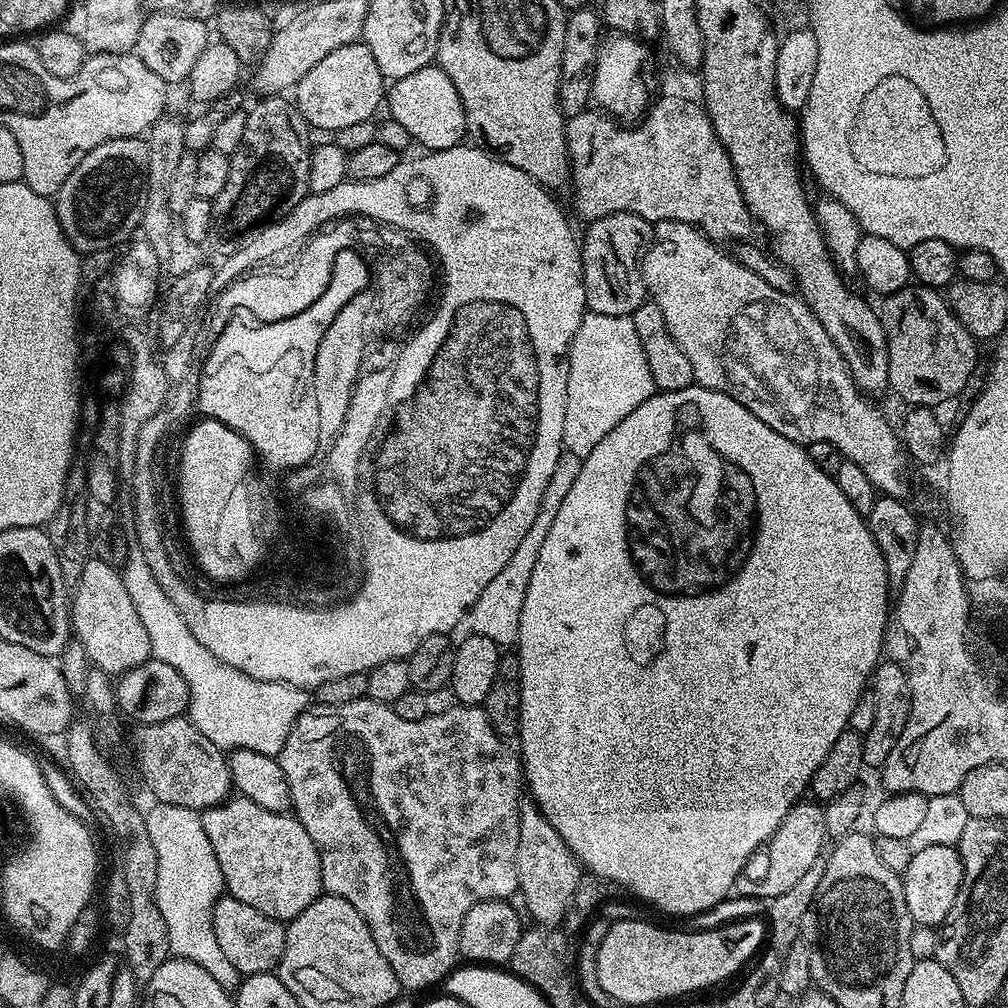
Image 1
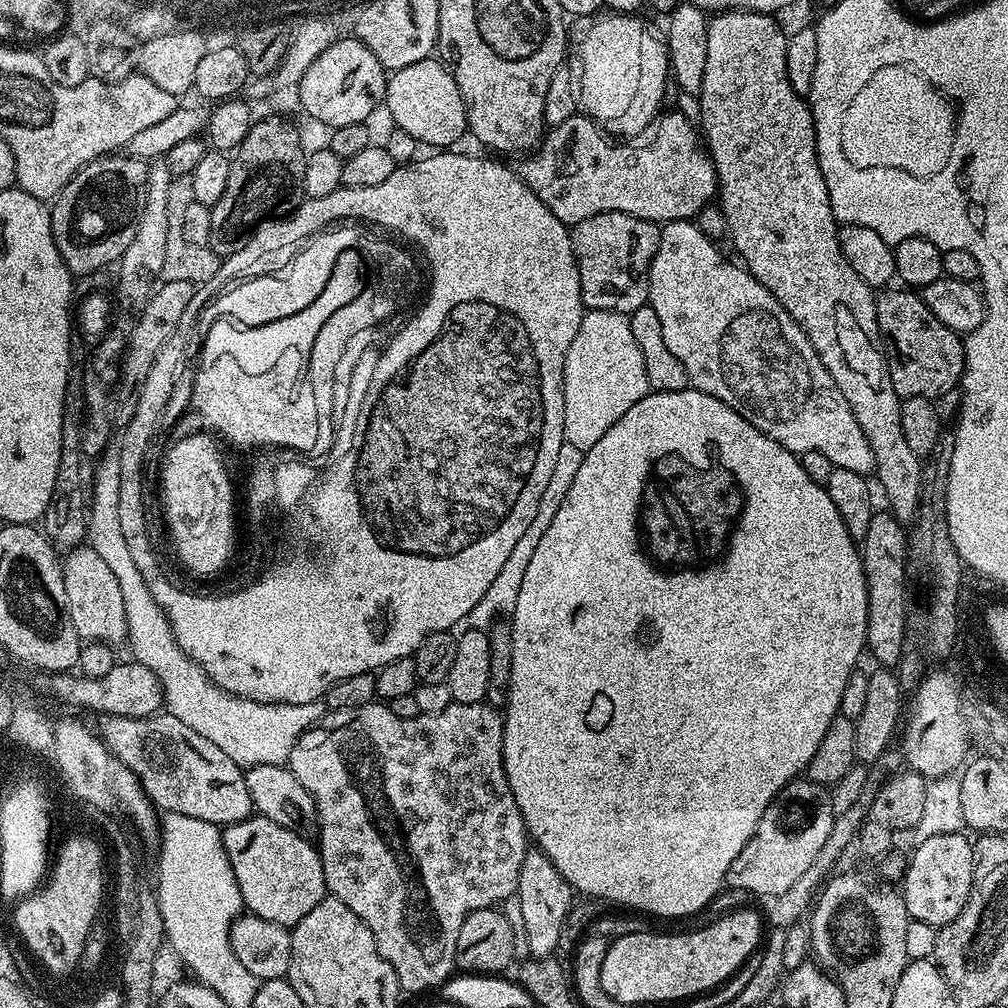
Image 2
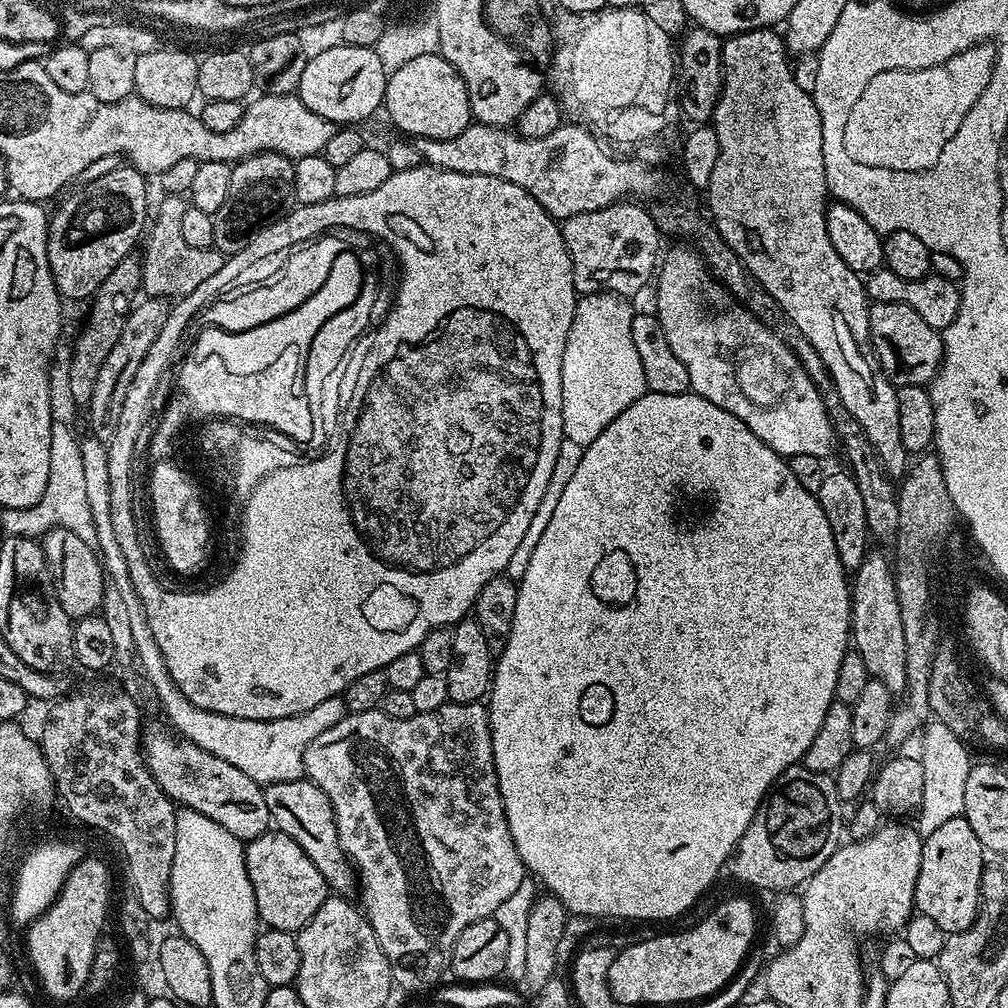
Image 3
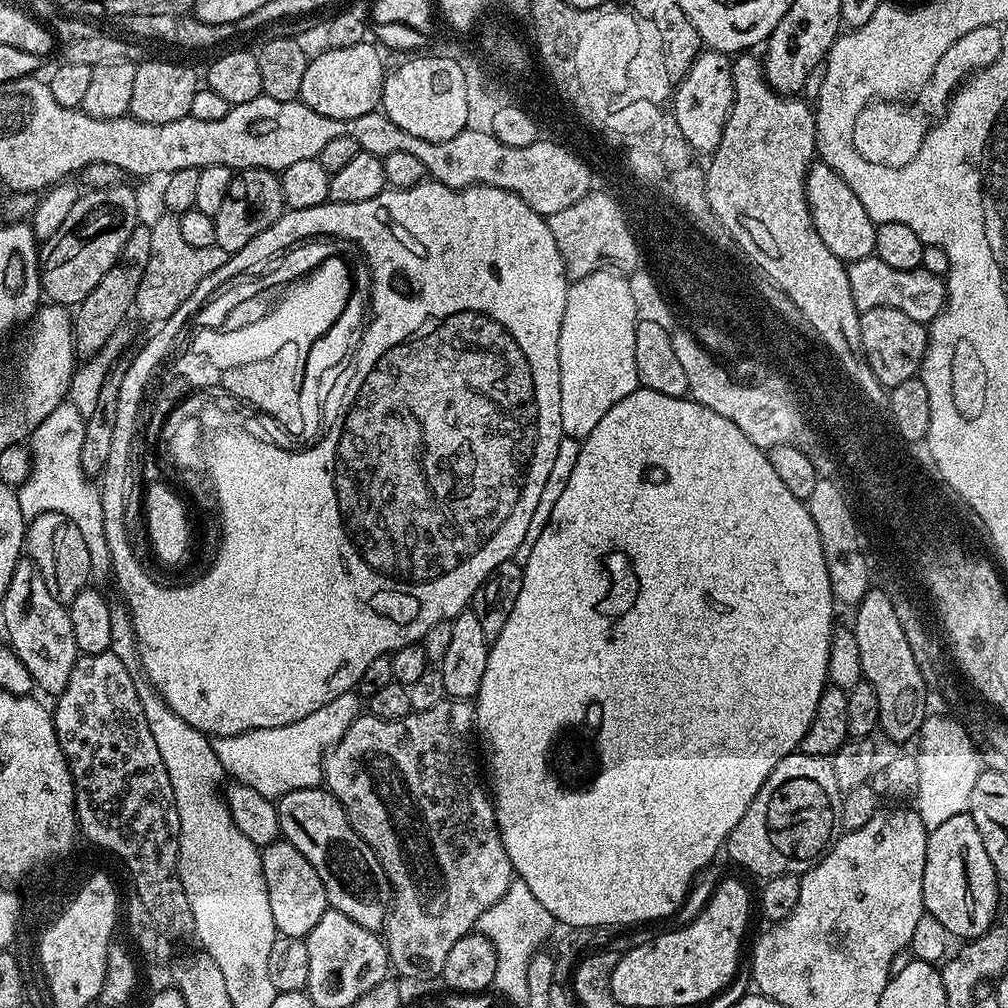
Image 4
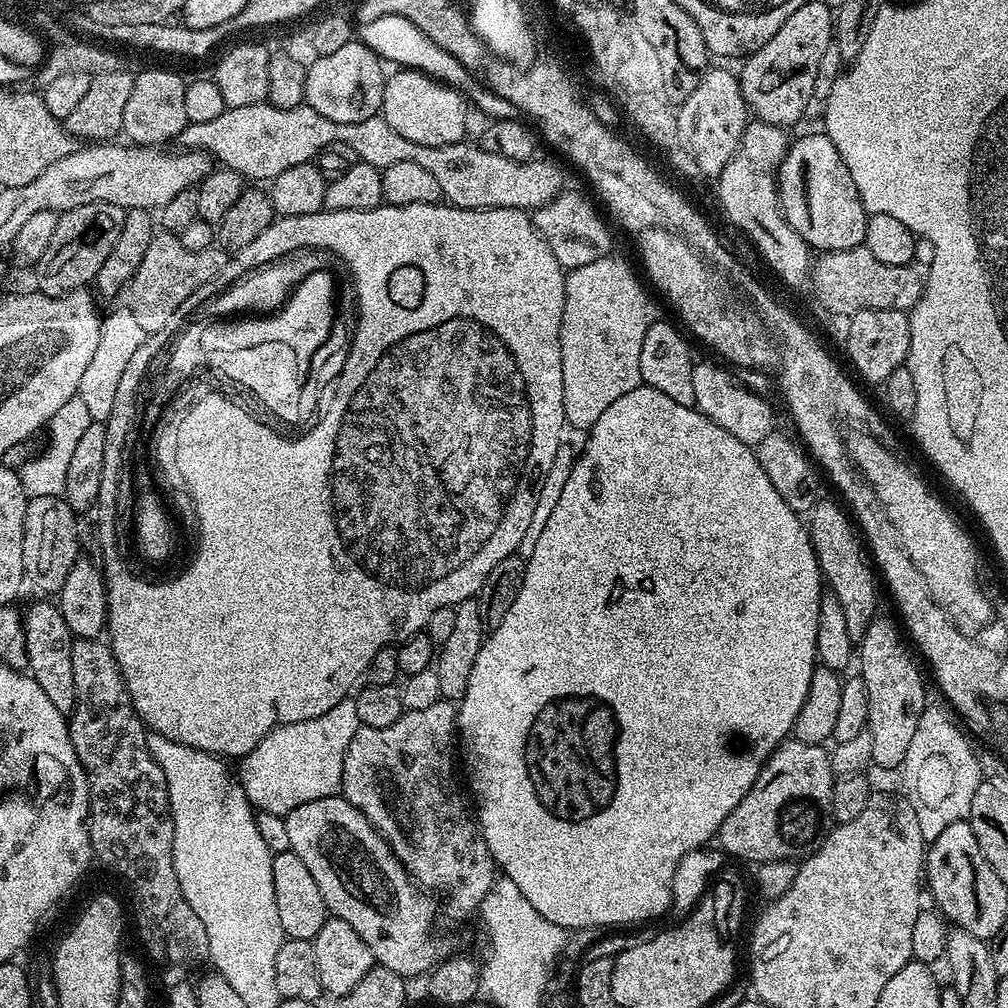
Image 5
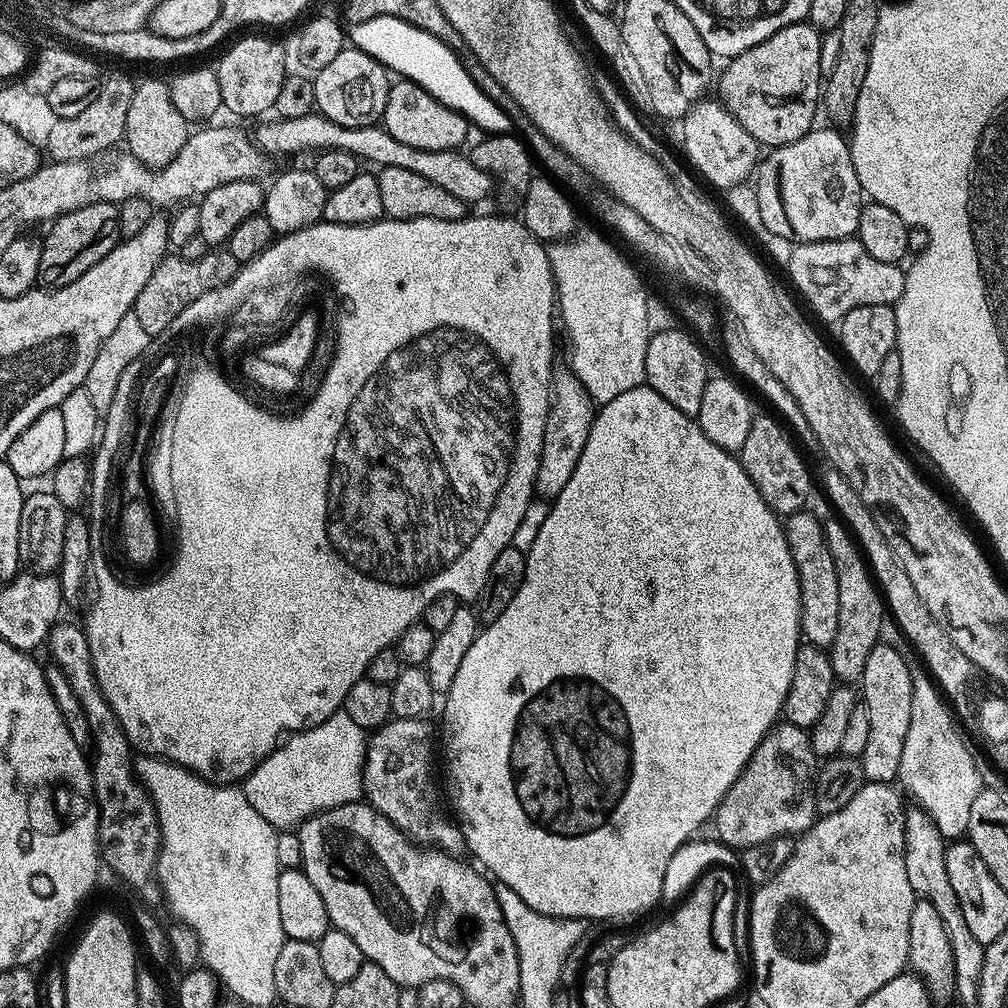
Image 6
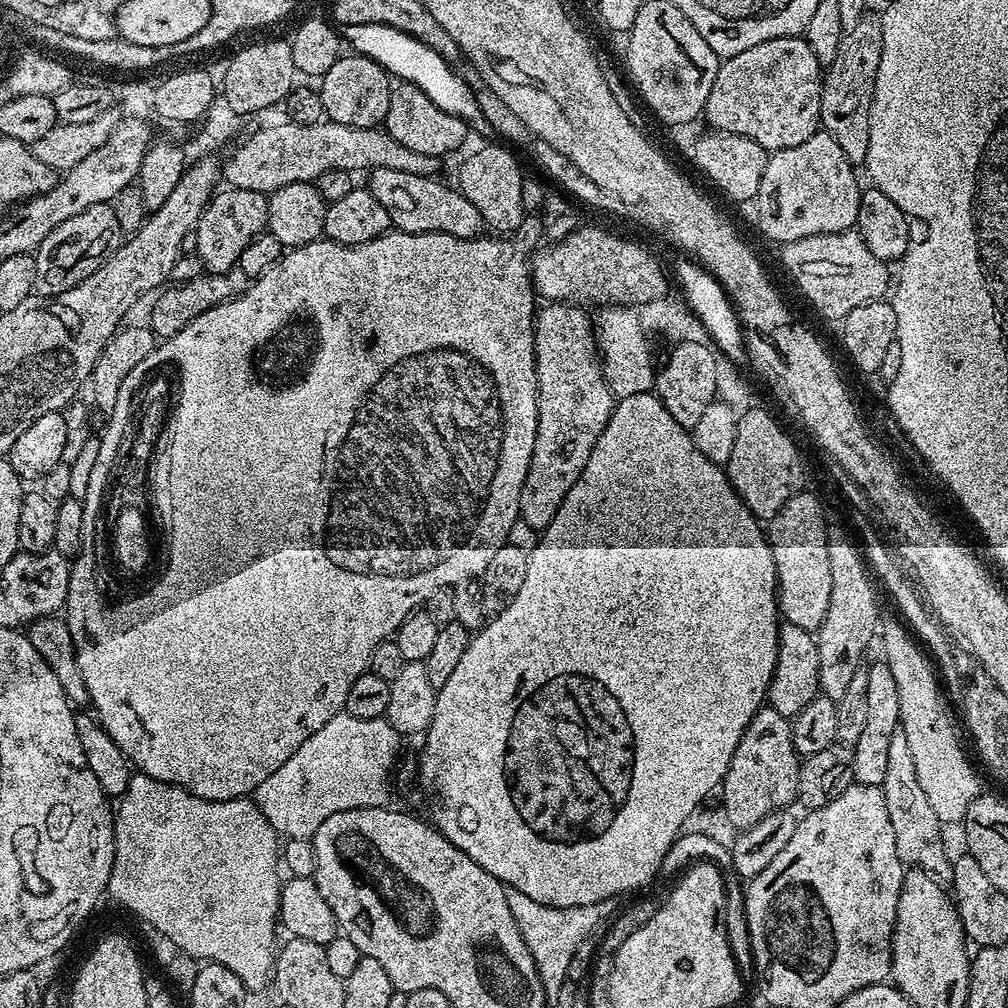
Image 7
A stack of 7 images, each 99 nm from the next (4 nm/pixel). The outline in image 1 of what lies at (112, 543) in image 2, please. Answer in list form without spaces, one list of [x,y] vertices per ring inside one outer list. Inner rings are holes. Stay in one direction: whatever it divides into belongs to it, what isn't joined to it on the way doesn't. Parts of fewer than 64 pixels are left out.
[[[139,550],[129,553],[122,575],[130,602],[134,602],[134,610],[138,610],[138,618],[142,618],[146,634],[150,634],[152,656],[174,666],[174,670],[186,678],[186,686],[190,686],[187,719],[198,726],[214,746],[225,750],[258,750],[258,754],[279,757],[294,722],[310,707],[309,689],[262,682],[214,658],[214,654],[210,654],[210,650],[206,650],[186,626],[183,611],[166,598],[166,590],[158,586],[153,571]]]

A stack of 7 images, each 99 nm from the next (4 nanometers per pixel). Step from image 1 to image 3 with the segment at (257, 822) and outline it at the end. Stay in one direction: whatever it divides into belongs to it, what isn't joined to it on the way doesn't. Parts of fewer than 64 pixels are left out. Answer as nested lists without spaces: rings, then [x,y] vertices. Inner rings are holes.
[[[269,830],[247,841],[244,861],[254,886],[259,923],[268,928],[293,934],[299,932],[310,918],[314,918],[314,910],[318,910],[330,894],[328,884],[322,874],[318,874],[318,866],[306,858],[306,850],[302,850],[302,846],[298,846],[298,842],[285,832]]]

